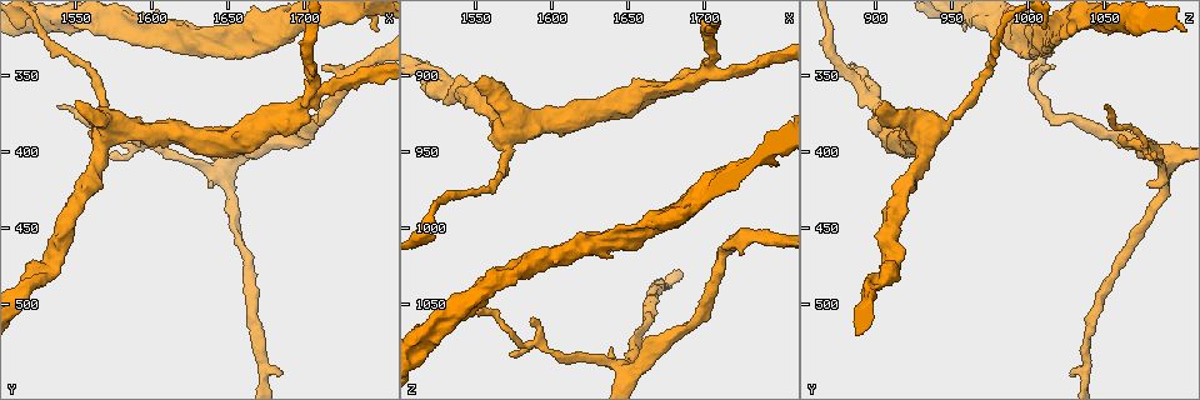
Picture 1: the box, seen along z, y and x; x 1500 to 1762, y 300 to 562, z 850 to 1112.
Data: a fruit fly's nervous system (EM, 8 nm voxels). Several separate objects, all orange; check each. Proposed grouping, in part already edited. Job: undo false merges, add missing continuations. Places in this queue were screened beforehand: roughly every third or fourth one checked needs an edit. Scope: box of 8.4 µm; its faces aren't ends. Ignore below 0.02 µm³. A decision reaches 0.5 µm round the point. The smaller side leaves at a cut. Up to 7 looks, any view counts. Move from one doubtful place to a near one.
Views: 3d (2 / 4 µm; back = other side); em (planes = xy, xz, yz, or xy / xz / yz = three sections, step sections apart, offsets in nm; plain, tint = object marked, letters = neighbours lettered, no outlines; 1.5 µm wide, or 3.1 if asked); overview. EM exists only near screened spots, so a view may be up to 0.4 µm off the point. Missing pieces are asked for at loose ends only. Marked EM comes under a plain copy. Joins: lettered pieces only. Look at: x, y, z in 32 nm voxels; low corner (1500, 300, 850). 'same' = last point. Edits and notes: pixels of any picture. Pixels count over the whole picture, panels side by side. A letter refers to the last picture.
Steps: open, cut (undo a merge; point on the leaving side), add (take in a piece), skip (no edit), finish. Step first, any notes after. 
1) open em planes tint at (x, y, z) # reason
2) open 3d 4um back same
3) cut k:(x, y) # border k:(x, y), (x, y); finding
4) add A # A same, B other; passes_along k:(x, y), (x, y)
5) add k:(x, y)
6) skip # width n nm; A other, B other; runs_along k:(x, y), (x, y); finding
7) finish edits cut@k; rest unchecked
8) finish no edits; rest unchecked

open em planes letters at (1638, 420, 1078) # an open end

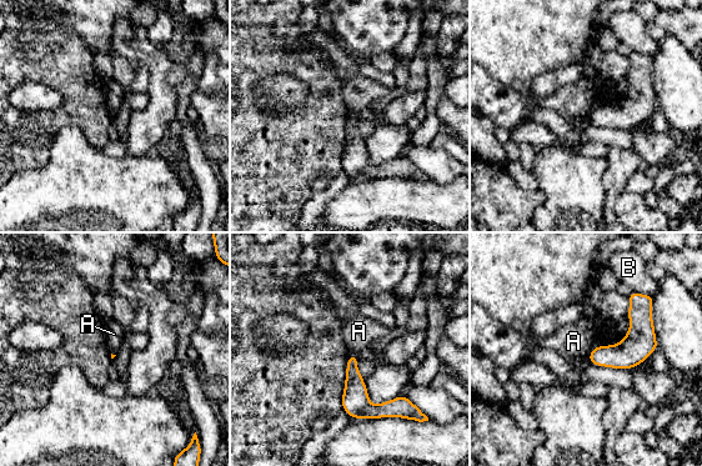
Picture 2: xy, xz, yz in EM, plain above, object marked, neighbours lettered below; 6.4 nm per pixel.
skip # A other, B other; border 2:(349, 354), (357, 356); none of them fits

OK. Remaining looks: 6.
open 3d 2um at (1574, 402, 1084)

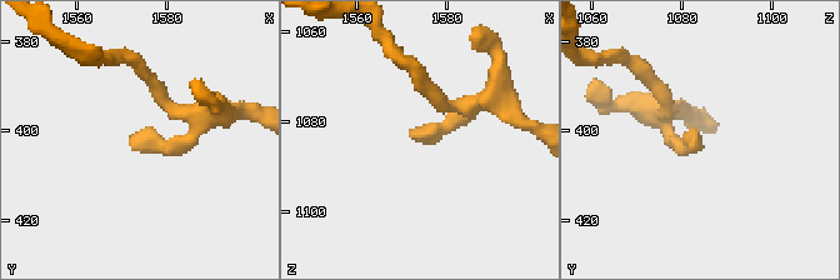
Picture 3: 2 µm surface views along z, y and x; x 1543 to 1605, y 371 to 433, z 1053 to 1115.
open em planes tint at (1573, 405, 1082) # need the tissue

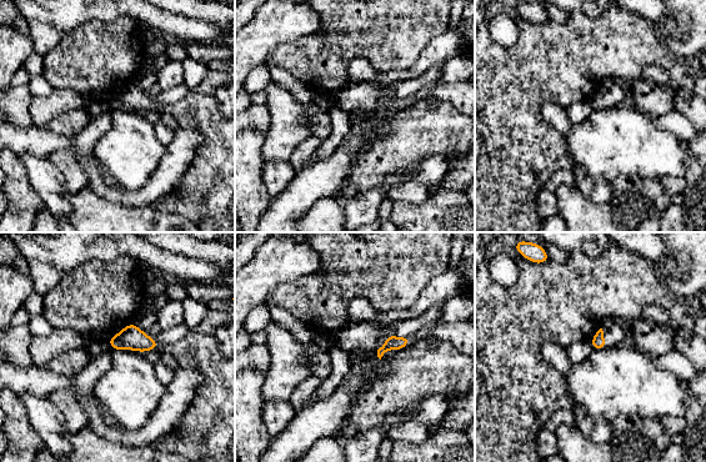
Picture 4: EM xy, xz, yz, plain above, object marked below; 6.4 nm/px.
open em planes letters same

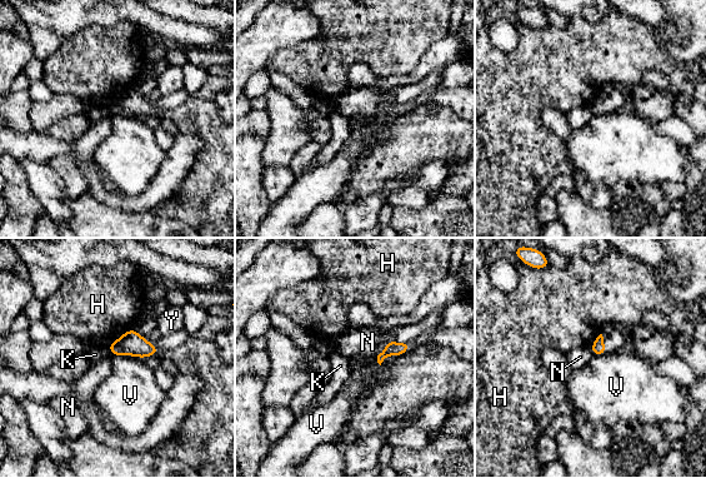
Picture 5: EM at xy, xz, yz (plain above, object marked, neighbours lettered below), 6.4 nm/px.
skip # H other, K other, N other, V other, Y other; border 5:(606, 352), (594, 355); none of them fits

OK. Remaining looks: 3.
open em xy step 8 tint at (1700, 366, 898) # arms part here

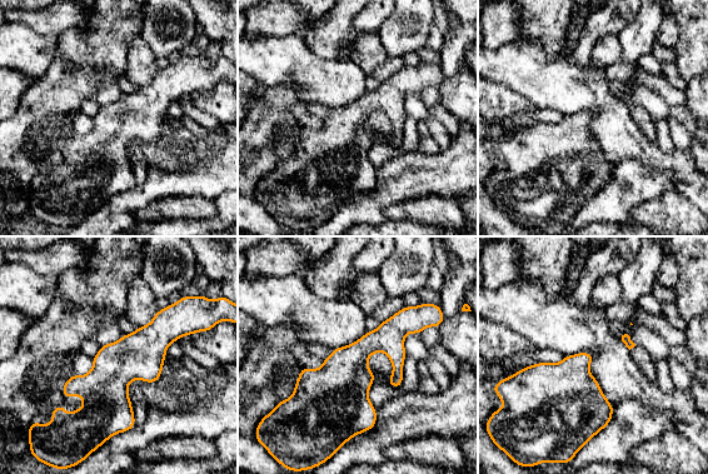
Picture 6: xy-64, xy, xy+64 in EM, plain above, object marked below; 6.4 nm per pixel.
open em planes letters same # cut it another way

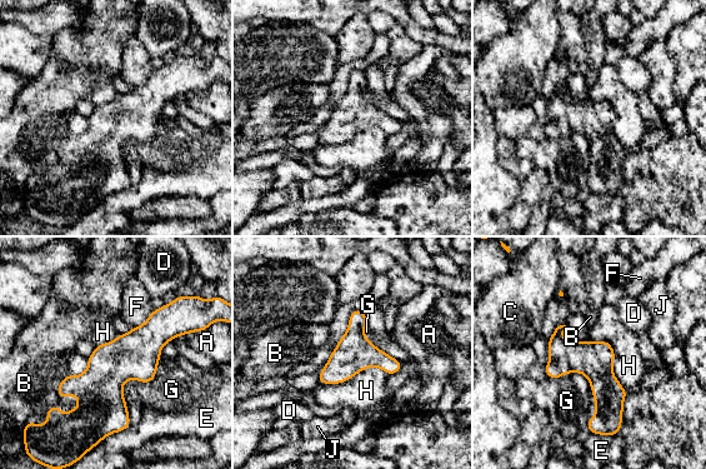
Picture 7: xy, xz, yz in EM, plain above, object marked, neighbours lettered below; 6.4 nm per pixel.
skip # A other, B other, C other, D other, E other, F other, G other, H other, J other; border 7:(387, 374), (367, 367), (318, 384); all the same neuron

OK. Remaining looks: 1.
finish no edits; rest unchecked

